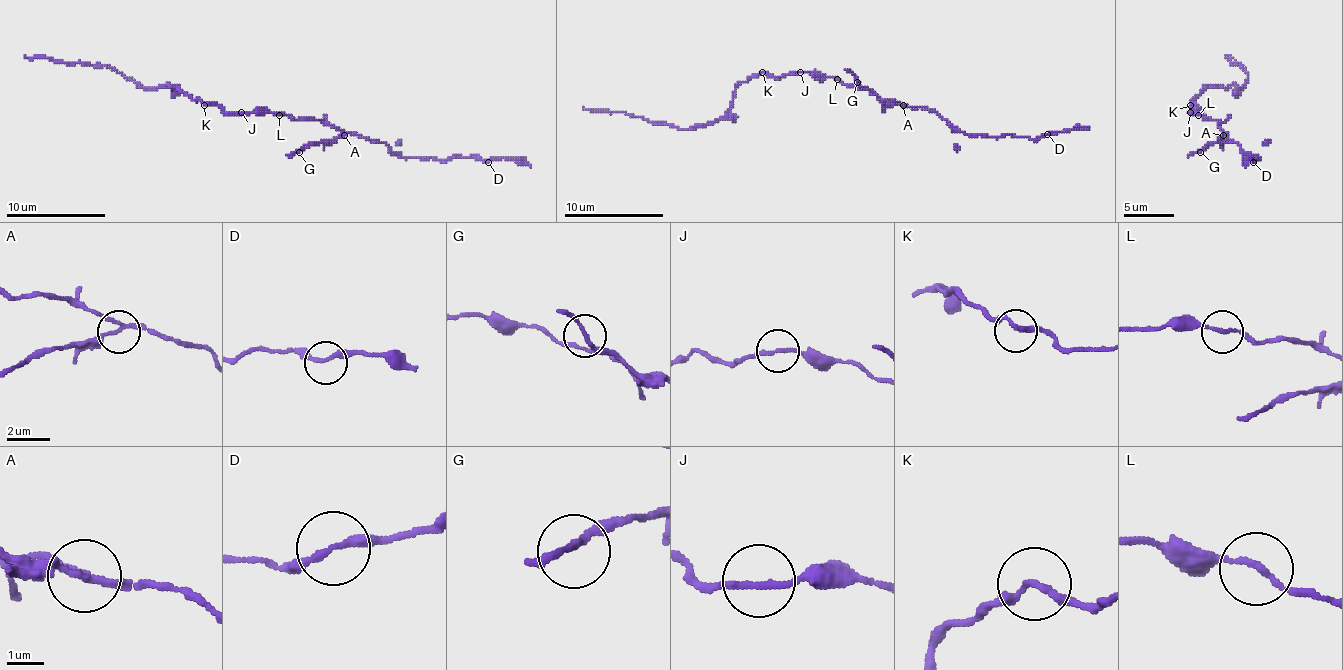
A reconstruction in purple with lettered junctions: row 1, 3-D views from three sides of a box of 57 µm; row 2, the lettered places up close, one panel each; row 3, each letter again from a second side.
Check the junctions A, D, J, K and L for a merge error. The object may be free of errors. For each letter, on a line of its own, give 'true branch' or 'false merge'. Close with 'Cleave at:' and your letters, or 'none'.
A: false merge
D: true branch
J: true branch
K: true branch
L: true branch
Cleave at: A

